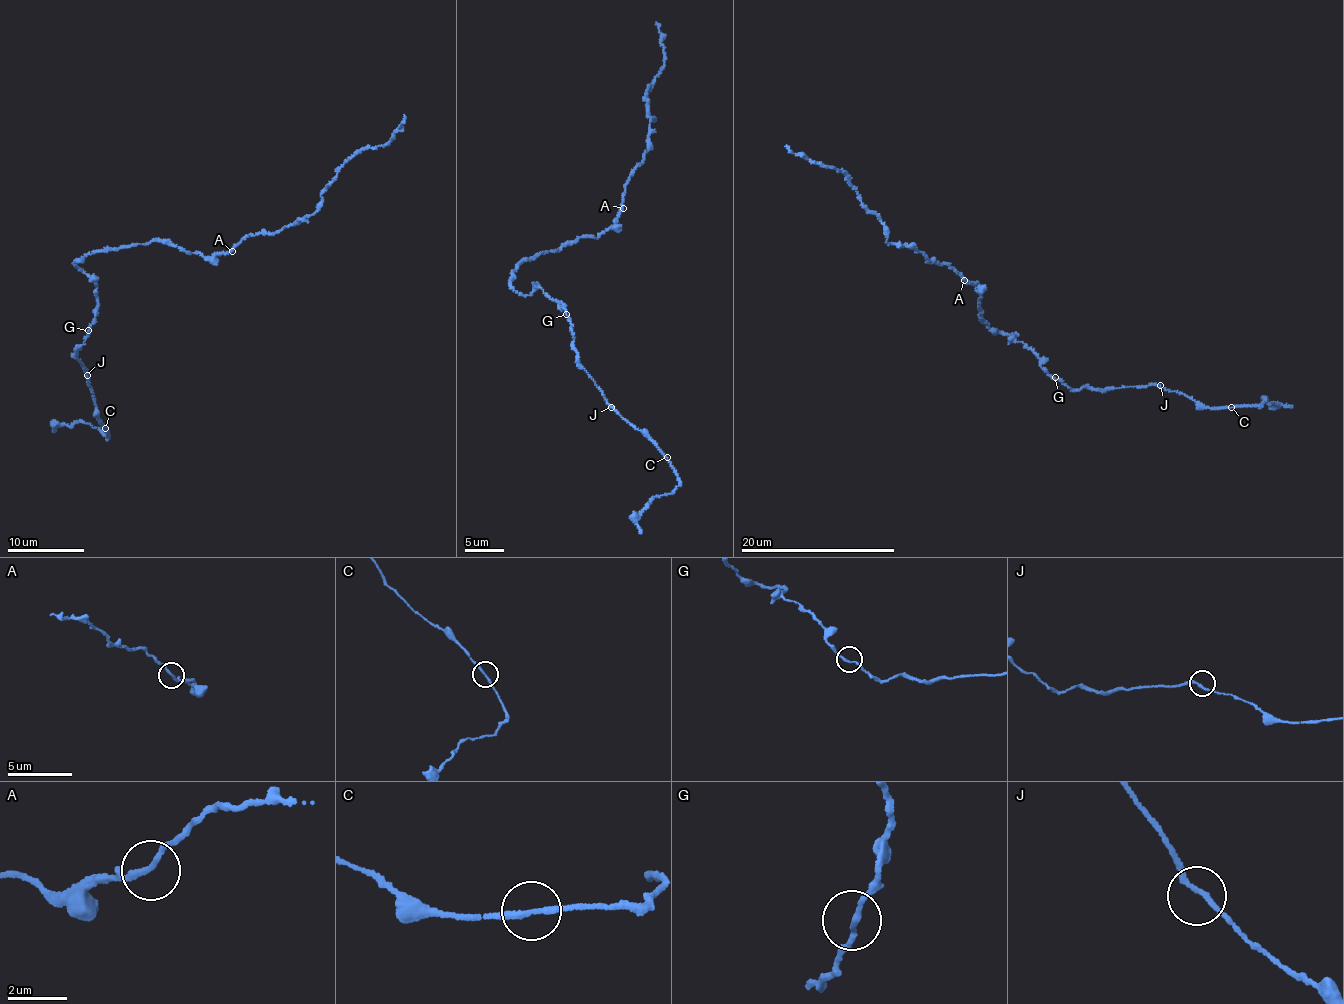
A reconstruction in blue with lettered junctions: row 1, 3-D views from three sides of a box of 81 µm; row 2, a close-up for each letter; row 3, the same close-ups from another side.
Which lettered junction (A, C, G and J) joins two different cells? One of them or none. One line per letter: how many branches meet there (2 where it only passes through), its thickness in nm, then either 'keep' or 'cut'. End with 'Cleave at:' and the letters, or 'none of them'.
A: 2 | 190 nm | keep
C: 2 | 190 nm | cut
G: 2 | 170 nm | keep
J: 2 | 190 nm | keep
Cleave at: C

